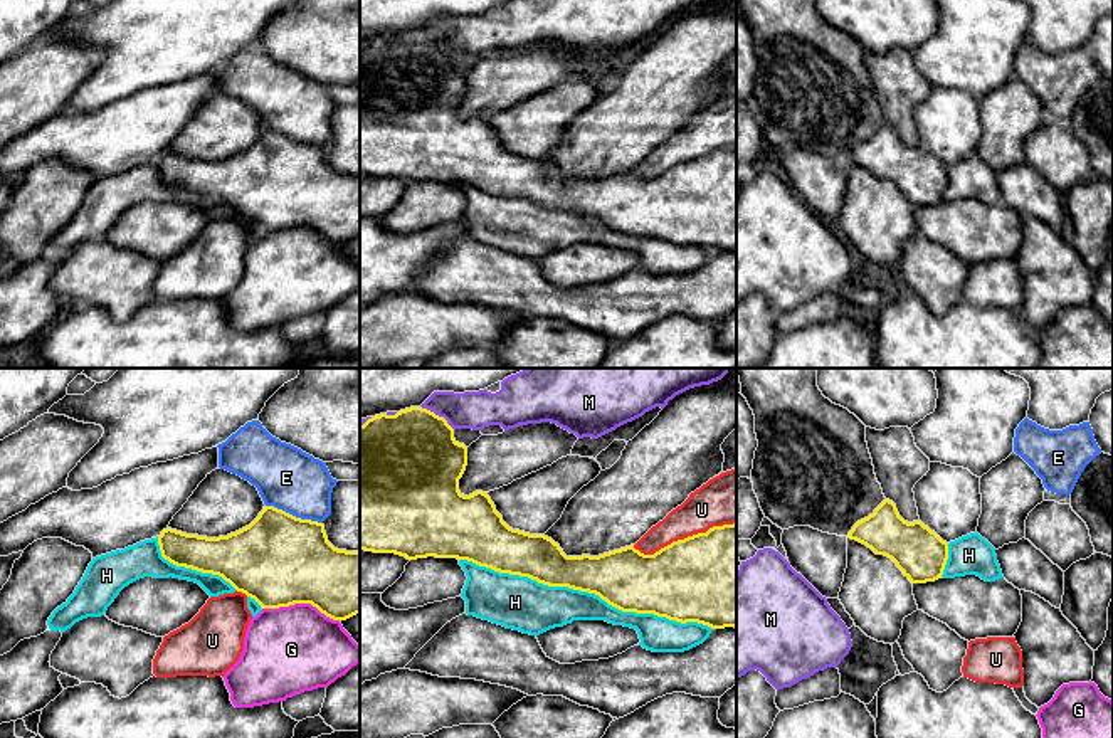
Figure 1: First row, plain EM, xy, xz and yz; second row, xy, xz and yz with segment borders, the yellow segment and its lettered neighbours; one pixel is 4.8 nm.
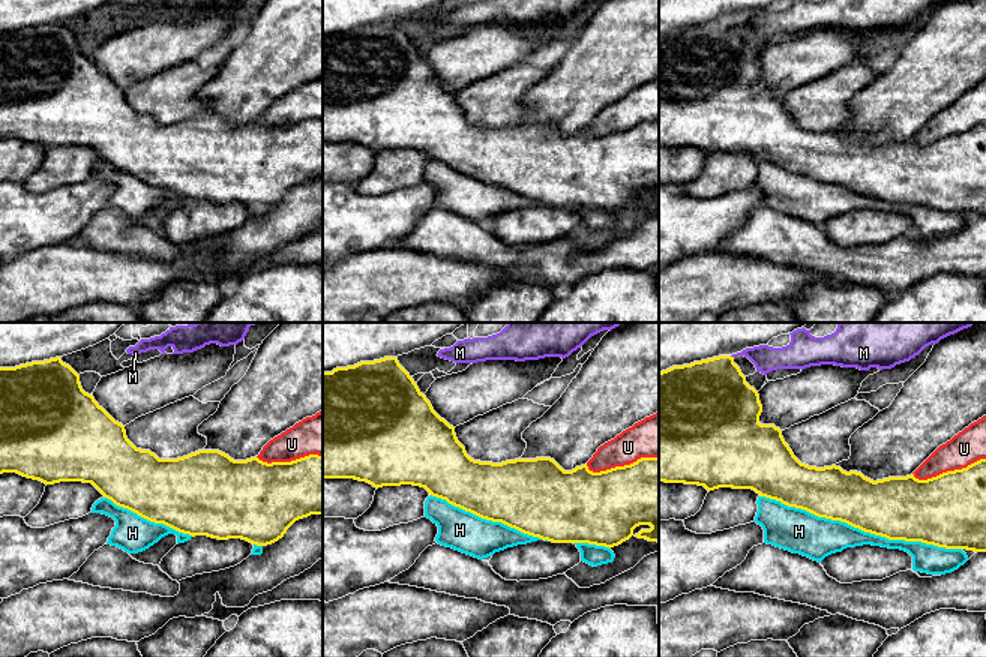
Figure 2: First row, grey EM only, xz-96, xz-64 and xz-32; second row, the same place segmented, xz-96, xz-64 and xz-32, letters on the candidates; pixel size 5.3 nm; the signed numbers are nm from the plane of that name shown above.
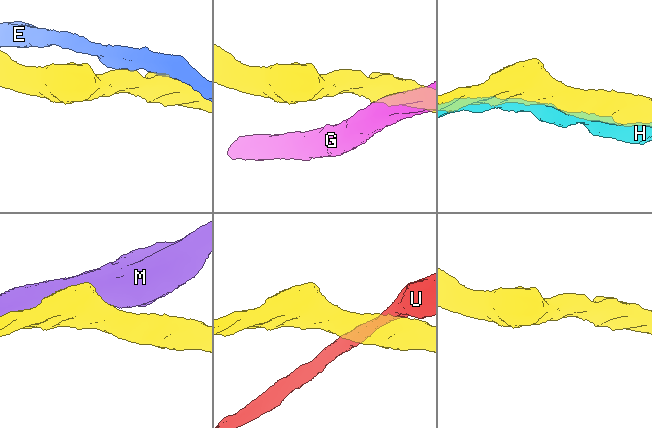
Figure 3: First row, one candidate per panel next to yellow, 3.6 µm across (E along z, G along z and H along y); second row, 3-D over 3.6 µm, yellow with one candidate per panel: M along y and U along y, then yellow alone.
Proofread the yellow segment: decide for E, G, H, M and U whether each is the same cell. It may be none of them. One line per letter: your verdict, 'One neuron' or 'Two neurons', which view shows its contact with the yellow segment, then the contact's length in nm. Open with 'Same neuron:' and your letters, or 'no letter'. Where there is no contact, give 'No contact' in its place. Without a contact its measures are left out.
Same neuron: H
E: Two neurons. Touches yellow in xy. Shared border 280 nm
G: Two neurons. Touches yellow in xy. Shared border 380 nm
H: One neuron. Touches yellow in xz. Shared border 1250 nm
M: Two neurons. Touches yellow in xz. Shared border 200 nm
U: Two neurons. Touches yellow in xz. Shared border 500 nm

